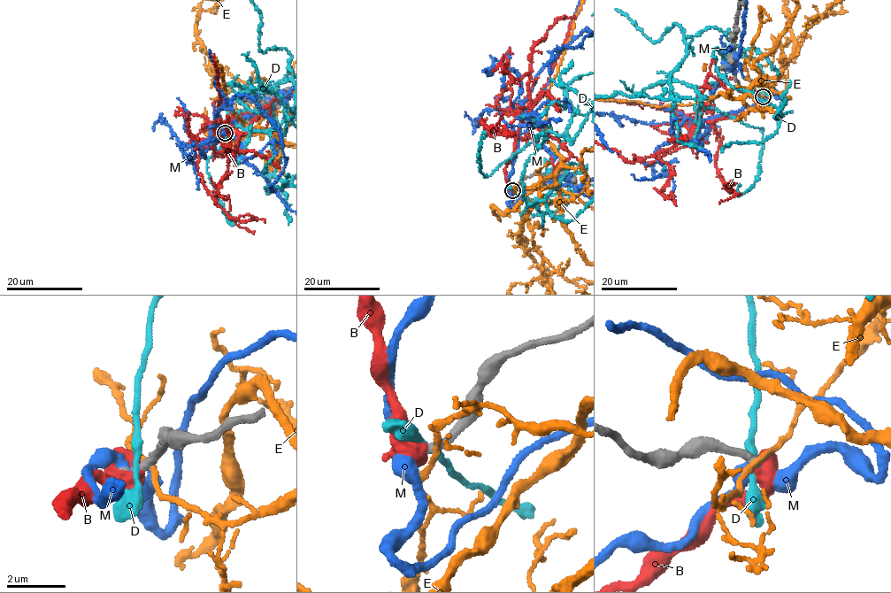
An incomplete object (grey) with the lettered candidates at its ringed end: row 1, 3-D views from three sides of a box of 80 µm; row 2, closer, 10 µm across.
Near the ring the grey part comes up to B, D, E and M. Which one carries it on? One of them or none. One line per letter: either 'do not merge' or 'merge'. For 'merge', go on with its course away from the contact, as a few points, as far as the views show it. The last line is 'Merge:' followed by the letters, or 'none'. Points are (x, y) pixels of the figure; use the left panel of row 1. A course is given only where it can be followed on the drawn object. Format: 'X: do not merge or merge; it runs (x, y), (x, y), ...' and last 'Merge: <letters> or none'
B: merge
D: do not merge
E: do not merge
M: do not merge
Merge: B

